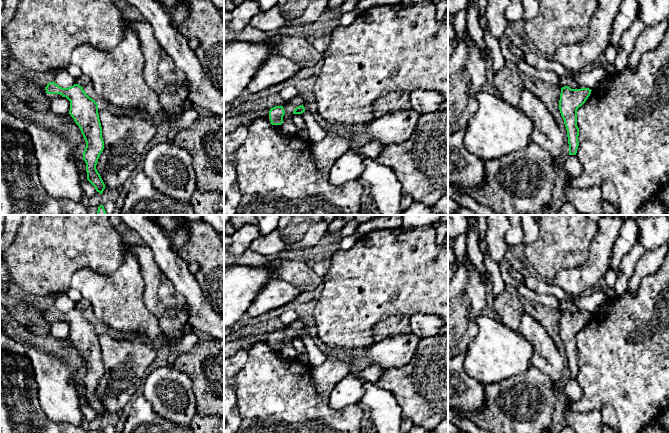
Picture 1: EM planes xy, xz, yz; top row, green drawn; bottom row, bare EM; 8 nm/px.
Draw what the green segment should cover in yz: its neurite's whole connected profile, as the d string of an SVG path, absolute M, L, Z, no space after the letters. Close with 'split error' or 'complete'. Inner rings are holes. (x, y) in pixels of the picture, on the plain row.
M568 310L561 312L559 334L567 354L569 379L576 379L579 370L579 352L577 350L577 334L591 318L591 313L571 313Z; complete

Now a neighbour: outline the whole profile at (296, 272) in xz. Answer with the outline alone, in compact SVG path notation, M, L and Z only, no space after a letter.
M224 236L224 266L270 267L274 270L277 278L301 291L311 291L324 284L324 277L318 276L303 260L274 259L254 253L250 249L240 256L235 256L229 251L230 245L230 236Z

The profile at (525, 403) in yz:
M530 366L522 375L512 376L499 383L486 384L485 405L478 412L455 412L473 421L490 433L547 433L557 402L554 382L538 368Z

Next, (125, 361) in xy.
M98 330L98 338L102 351L104 373L99 380L96 393L106 411L115 413L122 411L133 399L133 395L143 383L147 369L157 357L155 344L140 334L130 335L128 339L109 331Z

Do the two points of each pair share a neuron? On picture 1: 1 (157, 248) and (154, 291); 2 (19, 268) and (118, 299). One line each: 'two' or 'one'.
1: two
2: two

